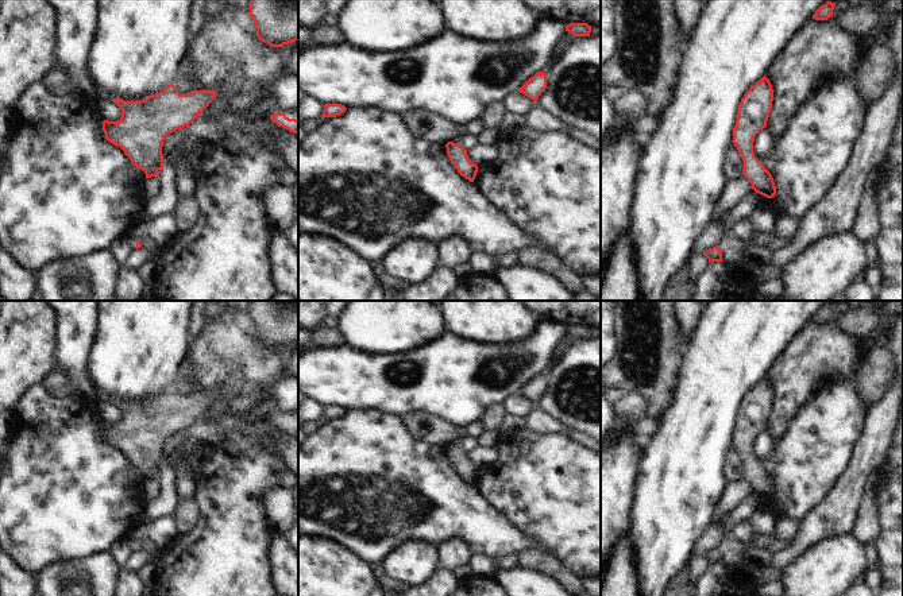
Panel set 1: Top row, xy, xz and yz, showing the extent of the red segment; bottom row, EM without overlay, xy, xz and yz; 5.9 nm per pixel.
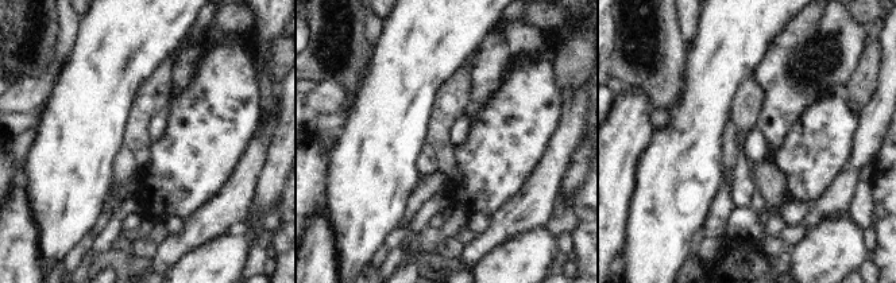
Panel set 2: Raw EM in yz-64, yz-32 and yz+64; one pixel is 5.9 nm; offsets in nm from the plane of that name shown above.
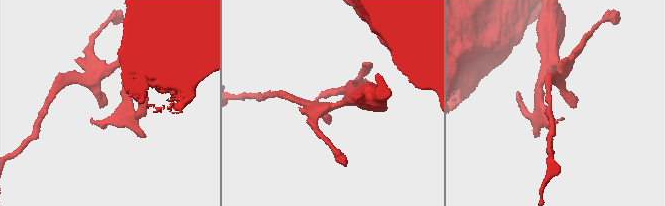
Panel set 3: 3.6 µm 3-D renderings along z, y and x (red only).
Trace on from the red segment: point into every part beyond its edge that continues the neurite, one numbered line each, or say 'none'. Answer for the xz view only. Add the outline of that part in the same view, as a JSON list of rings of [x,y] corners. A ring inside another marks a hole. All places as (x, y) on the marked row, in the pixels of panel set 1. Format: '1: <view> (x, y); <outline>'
none

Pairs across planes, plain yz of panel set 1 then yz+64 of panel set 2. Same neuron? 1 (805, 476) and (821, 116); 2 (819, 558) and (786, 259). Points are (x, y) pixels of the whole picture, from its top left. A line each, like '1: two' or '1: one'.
1: one
2: two

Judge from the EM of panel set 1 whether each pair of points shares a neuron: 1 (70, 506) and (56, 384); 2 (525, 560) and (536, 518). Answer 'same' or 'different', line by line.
1: different
2: different

